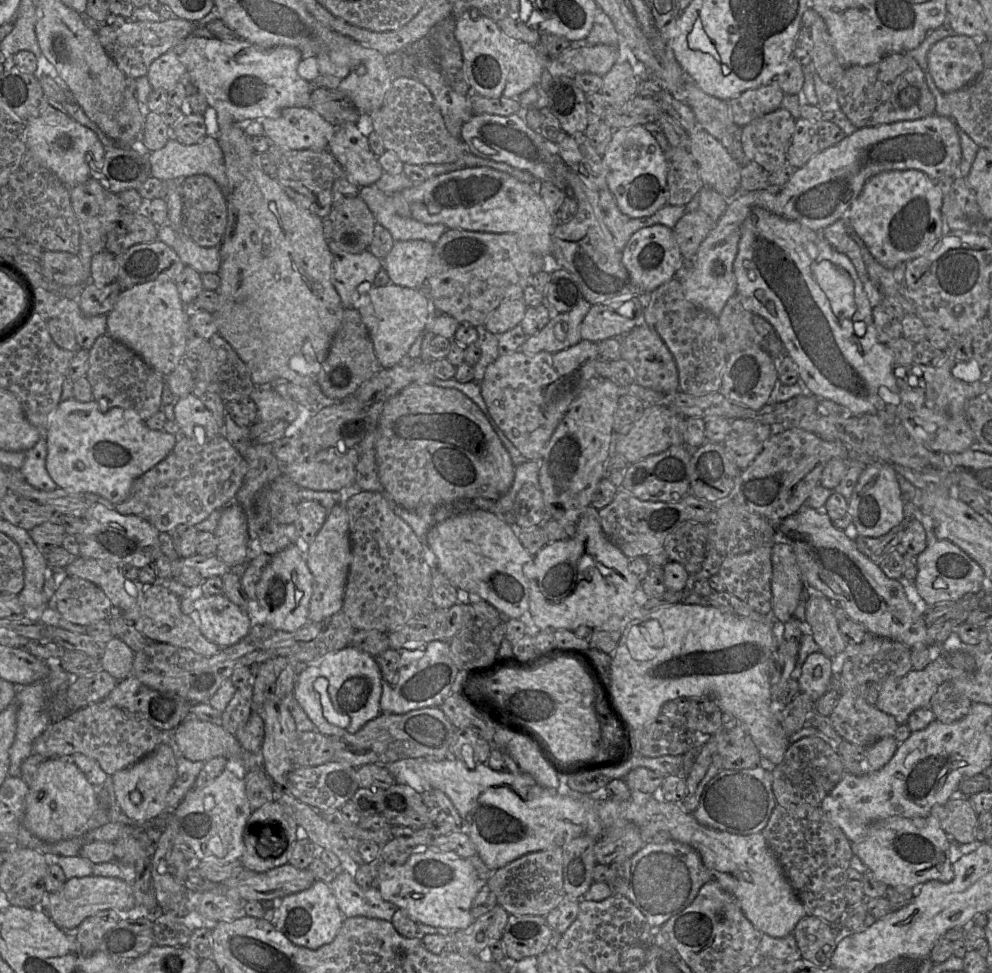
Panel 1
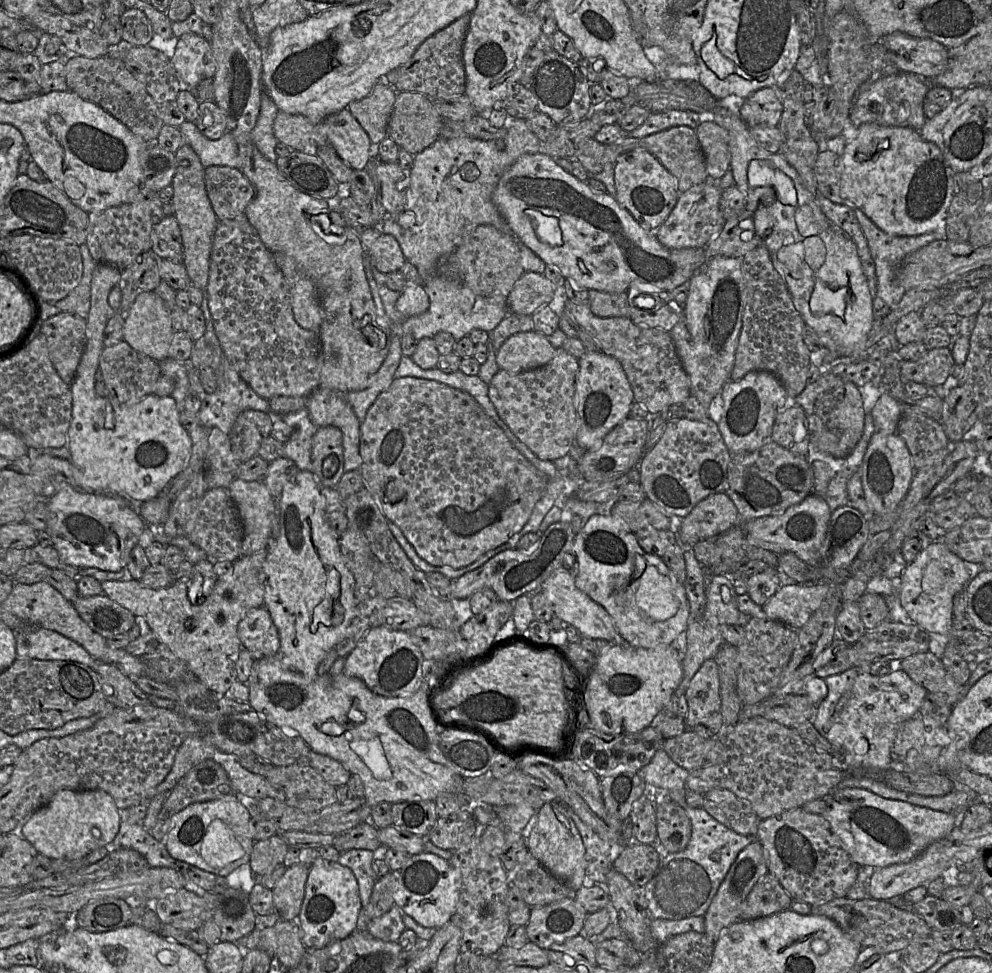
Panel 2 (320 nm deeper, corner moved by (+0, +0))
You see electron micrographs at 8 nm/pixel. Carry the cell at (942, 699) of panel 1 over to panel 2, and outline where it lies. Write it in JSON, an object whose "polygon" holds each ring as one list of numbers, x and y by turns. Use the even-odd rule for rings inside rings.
{"polygon":[[930,651,908,656,895,665,906,672,911,679,923,686,928,692,942,695,951,706,962,697,965,691,965,685,957,683,957,681,947,672,940,658]]}

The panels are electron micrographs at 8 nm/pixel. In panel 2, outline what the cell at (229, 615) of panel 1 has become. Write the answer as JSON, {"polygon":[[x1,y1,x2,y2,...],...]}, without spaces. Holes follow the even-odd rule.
{"polygon":[[264,606,251,608,245,613,238,624,238,637,242,647,248,650,255,660,274,656,279,652,279,634,268,610]]}

